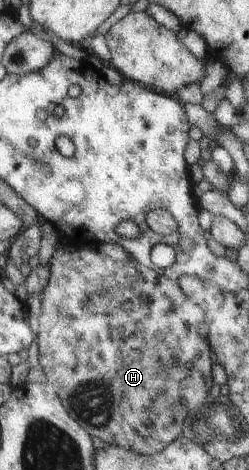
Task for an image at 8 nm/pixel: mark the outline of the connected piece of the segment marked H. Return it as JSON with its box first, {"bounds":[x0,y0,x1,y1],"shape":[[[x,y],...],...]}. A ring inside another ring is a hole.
{"bounds":[35,247,213,454],"shape":[[[56,247],[49,259],[49,276],[41,291],[40,313],[37,317],[37,329],[35,334],[38,346],[37,362],[42,366],[45,382],[54,387],[58,399],[62,401],[62,407],[66,409],[69,416],[77,420],[78,425],[84,429],[90,437],[98,437],[103,444],[116,445],[139,454],[158,453],[162,451],[170,441],[176,439],[183,433],[183,421],[190,409],[200,405],[204,398],[208,397],[208,389],[213,385],[211,377],[212,361],[210,361],[210,346],[208,345],[208,325],[204,319],[204,313],[193,301],[190,301],[177,281],[164,277],[159,271],[146,269],[132,259],[125,261],[114,261],[108,256],[101,254],[98,250],[73,248],[67,251]],[[180,341],[194,341],[192,347],[186,347]],[[104,391],[110,391],[110,401],[106,399]]]}

